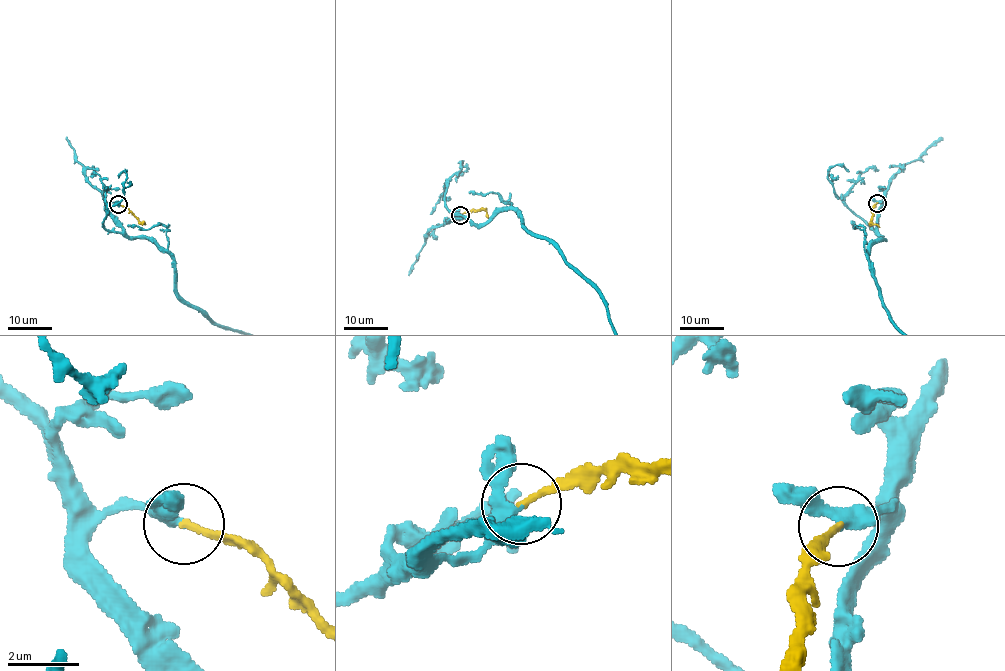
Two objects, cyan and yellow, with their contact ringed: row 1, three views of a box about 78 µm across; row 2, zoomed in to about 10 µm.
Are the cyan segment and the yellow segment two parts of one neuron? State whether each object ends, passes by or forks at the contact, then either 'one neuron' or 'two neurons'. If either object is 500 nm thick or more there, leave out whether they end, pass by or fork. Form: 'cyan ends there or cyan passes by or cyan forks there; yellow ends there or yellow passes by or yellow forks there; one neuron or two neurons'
cyan passes by; yellow ends there; one neuron

